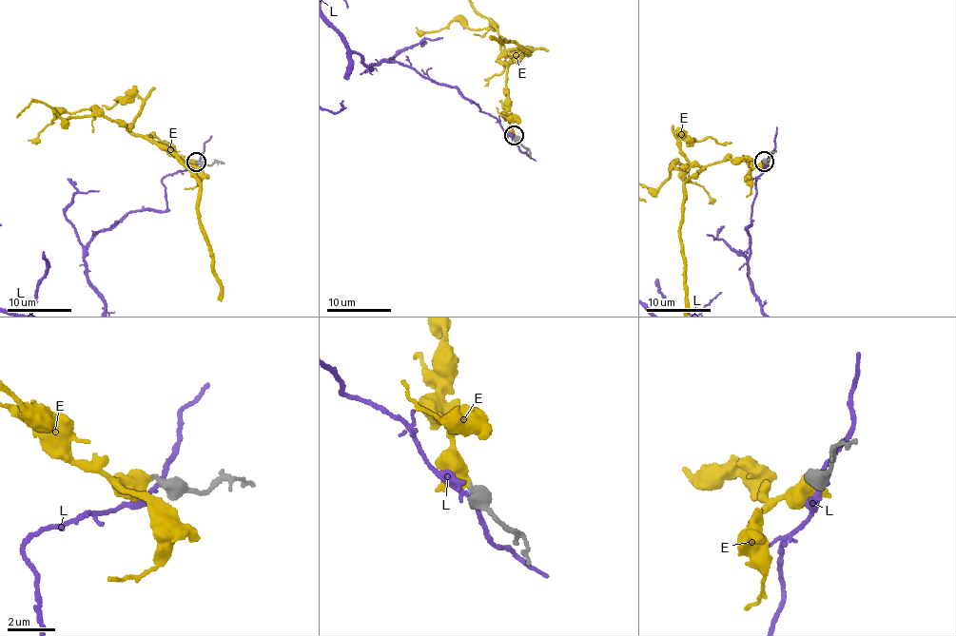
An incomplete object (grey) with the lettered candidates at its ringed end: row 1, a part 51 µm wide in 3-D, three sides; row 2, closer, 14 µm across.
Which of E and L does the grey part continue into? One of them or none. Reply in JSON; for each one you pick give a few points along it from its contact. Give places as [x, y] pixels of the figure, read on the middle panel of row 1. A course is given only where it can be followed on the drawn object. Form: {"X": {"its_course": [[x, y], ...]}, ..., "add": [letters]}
{"E": {"its_course": [[515, 137], [506, 115], [506, 72], [527, 51], [469, 25]]}, "add": ["E"]}

